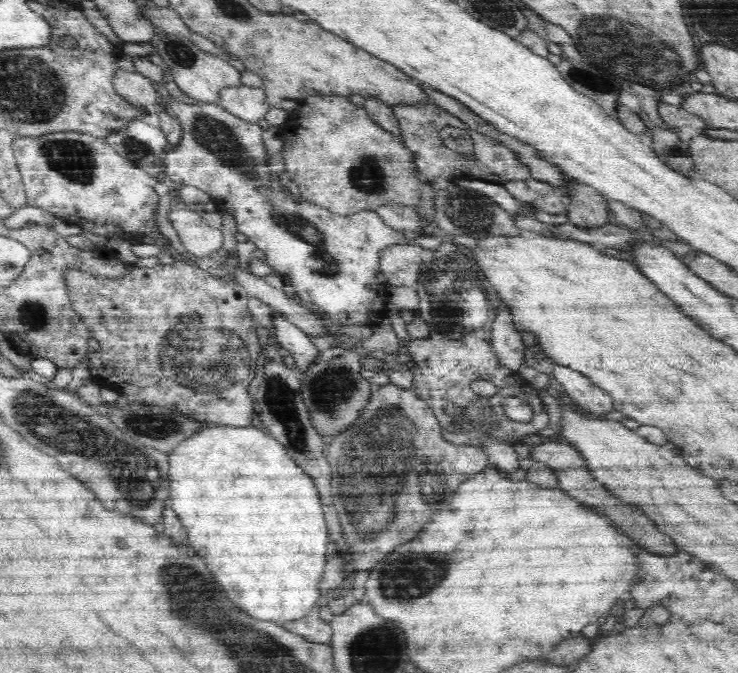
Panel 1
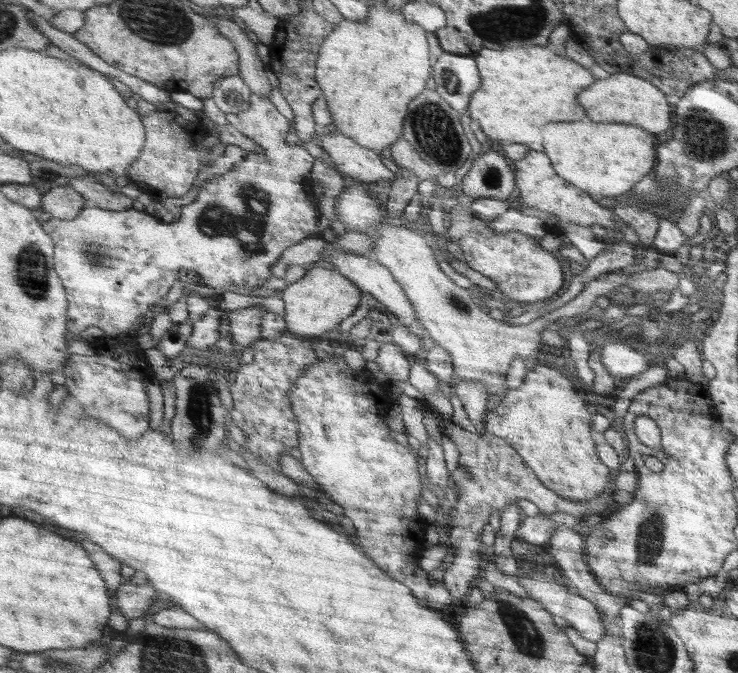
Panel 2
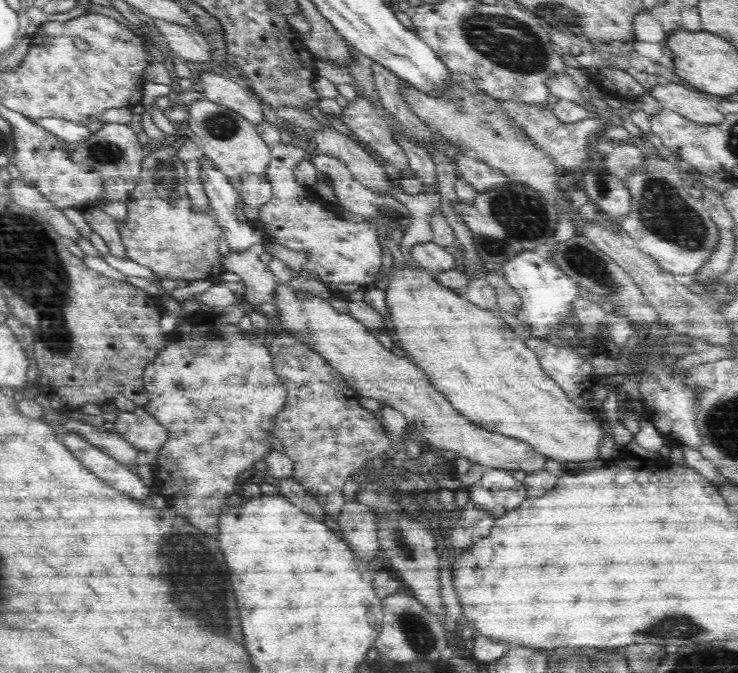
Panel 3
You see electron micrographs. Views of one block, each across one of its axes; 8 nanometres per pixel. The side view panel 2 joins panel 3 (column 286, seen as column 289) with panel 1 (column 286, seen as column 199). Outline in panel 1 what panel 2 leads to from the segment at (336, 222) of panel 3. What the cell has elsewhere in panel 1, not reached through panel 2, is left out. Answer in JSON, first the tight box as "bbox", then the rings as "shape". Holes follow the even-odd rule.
{"bbox":[133,56,408,326],"shape":[[[136,56],[133,63],[136,70],[155,81],[159,101],[172,108],[182,125],[183,140],[178,148],[168,149],[161,161],[161,166],[165,168],[163,174],[167,174],[175,182],[200,188],[214,196],[214,200],[226,199],[228,209],[232,209],[234,213],[237,232],[244,234],[256,248],[266,254],[267,264],[294,284],[309,305],[327,313],[332,321],[362,326],[376,320],[388,303],[386,285],[375,279],[380,271],[378,251],[389,244],[408,242],[402,231],[386,223],[374,208],[363,208],[360,212],[340,216],[328,208],[308,203],[293,189],[284,192],[278,178],[271,180],[267,175],[266,150],[262,143],[263,129],[258,123],[244,120],[214,101],[196,100],[195,104],[184,103],[178,95],[174,97],[168,91],[168,85],[164,83],[163,67],[155,66],[148,57]]]}

